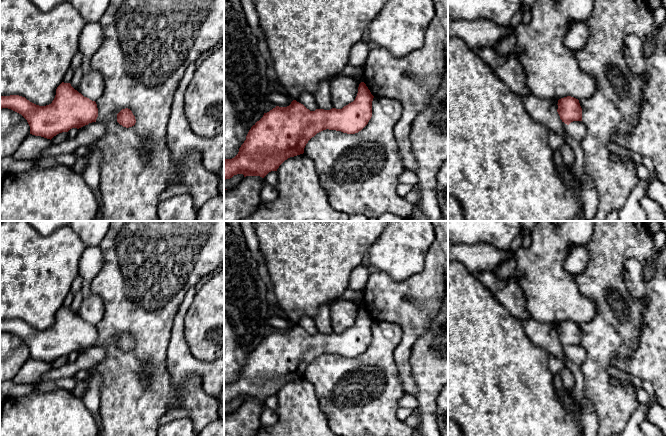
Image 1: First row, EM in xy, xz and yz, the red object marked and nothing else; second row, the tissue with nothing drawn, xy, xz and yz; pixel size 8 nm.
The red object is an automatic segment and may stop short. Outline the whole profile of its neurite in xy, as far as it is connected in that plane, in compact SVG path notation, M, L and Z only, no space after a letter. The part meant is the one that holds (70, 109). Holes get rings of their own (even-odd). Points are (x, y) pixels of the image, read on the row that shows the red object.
M62 82L51 104L36 105L19 95L0 96L0 109L8 108L21 114L30 126L30 134L52 139L72 128L96 122L98 108L95 101L84 97L70 83Z

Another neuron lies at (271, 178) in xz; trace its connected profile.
M271 171L269 172L265 177L264 177L265 183L272 185L277 188L278 185L278 174L276 171Z

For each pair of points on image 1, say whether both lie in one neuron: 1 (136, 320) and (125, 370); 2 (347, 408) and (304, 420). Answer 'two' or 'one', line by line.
1: one
2: two

